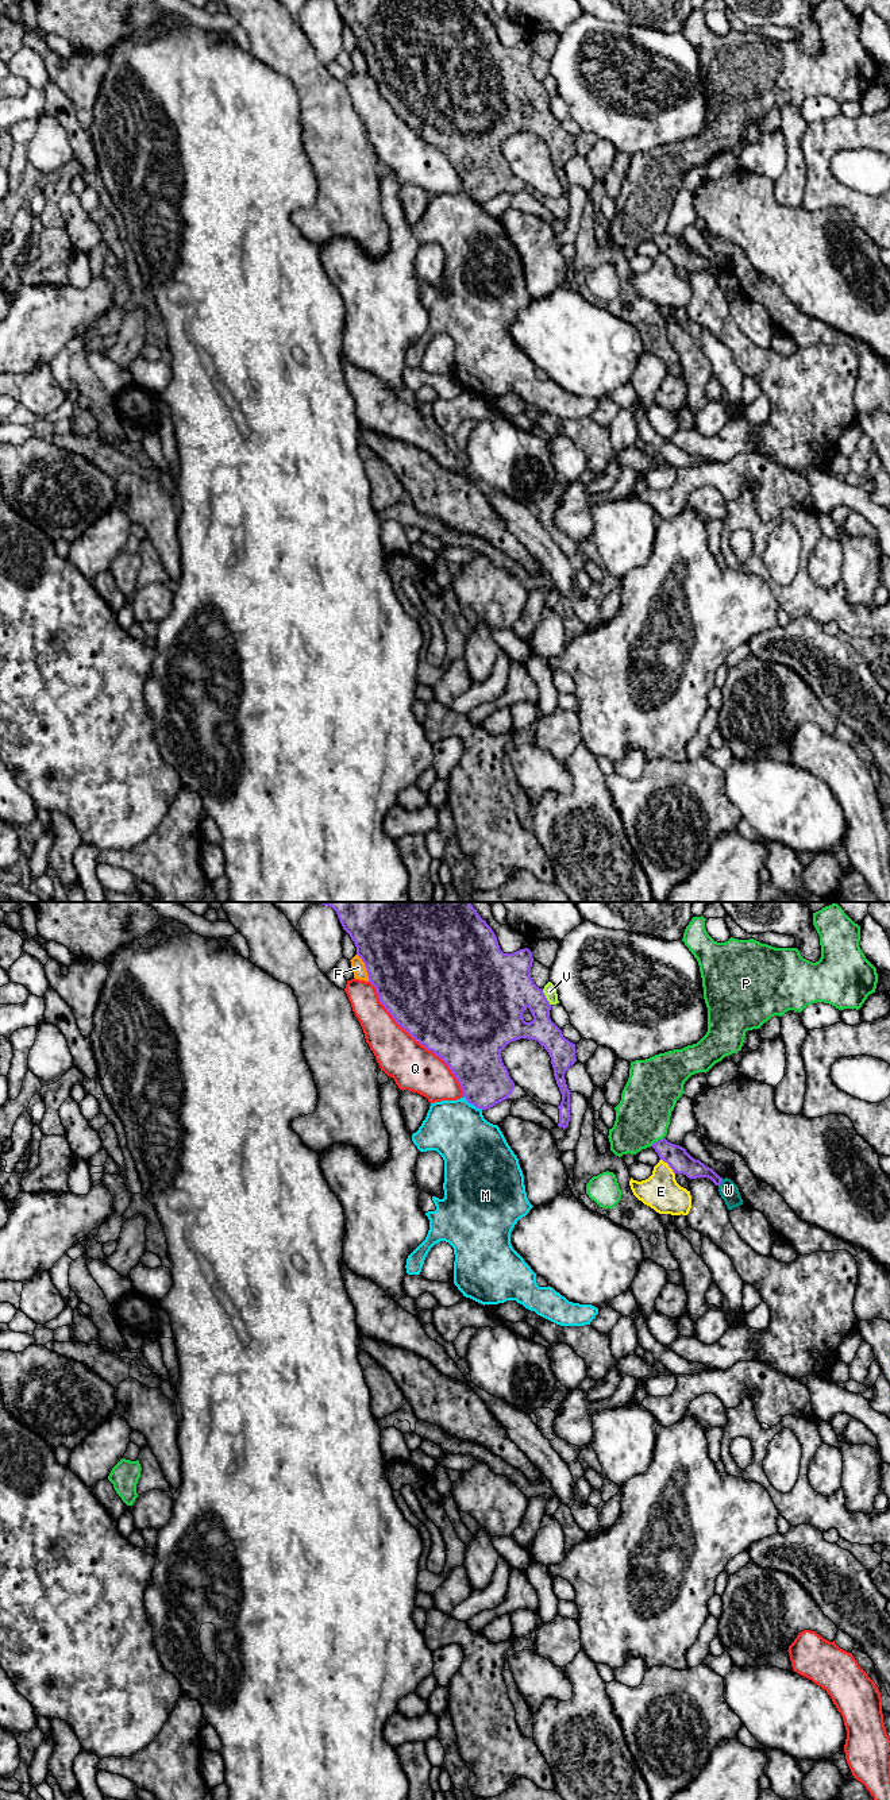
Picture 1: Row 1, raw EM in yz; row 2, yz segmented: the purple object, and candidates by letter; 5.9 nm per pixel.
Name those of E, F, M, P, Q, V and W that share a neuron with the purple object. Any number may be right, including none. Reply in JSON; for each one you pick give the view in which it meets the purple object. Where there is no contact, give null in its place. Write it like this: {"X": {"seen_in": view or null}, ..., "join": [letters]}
{"join": []}

